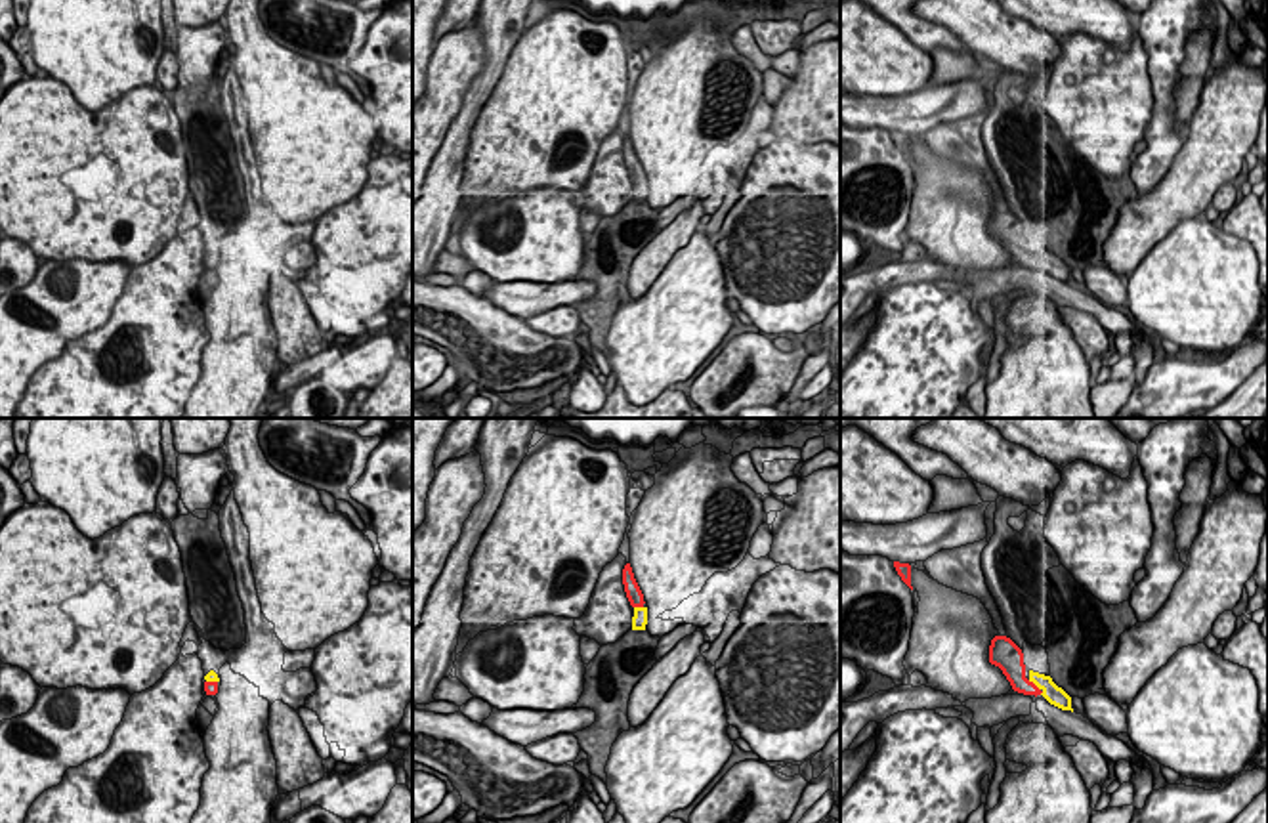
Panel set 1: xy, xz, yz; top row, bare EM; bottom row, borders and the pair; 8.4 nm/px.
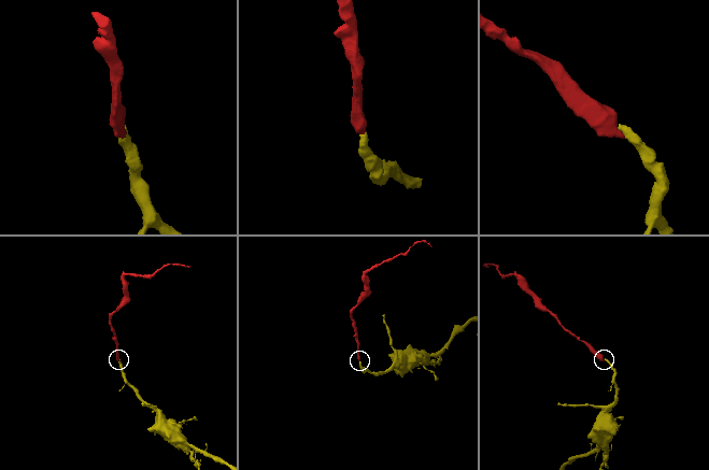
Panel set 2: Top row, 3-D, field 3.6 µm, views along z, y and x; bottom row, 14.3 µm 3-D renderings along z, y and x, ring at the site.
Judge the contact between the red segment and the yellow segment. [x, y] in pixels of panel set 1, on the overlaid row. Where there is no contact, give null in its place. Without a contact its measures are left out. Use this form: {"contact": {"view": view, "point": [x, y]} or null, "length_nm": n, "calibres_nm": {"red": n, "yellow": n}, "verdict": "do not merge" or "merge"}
{"contact": {"view": "yz", "point": [1035, 686]}, "length_nm": 180, "calibres_nm": {"red": 200, "yellow": 160}, "verdict": "merge"}

